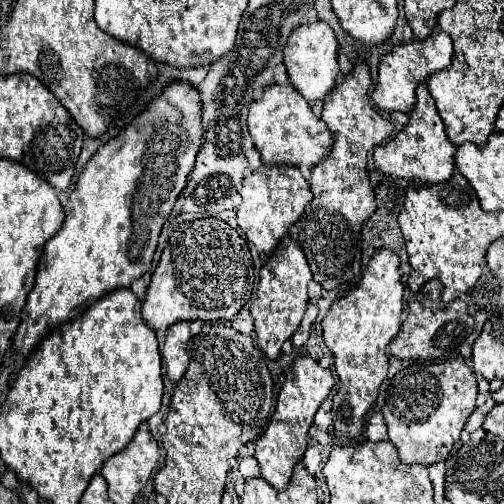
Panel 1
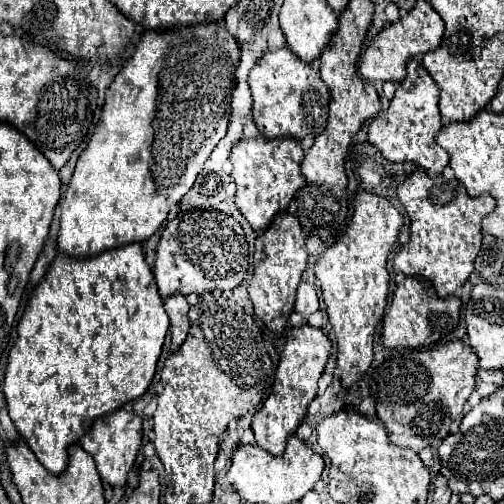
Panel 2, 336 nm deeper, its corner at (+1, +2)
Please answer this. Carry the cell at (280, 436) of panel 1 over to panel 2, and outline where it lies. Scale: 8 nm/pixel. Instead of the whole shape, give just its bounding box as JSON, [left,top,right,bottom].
[252,323,332,455]

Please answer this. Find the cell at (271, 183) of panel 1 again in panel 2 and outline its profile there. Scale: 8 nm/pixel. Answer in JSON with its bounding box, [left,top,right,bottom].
[230,135,304,229]

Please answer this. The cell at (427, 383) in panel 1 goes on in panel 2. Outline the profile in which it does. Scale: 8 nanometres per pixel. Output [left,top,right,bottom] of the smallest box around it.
[370,341,478,453]

